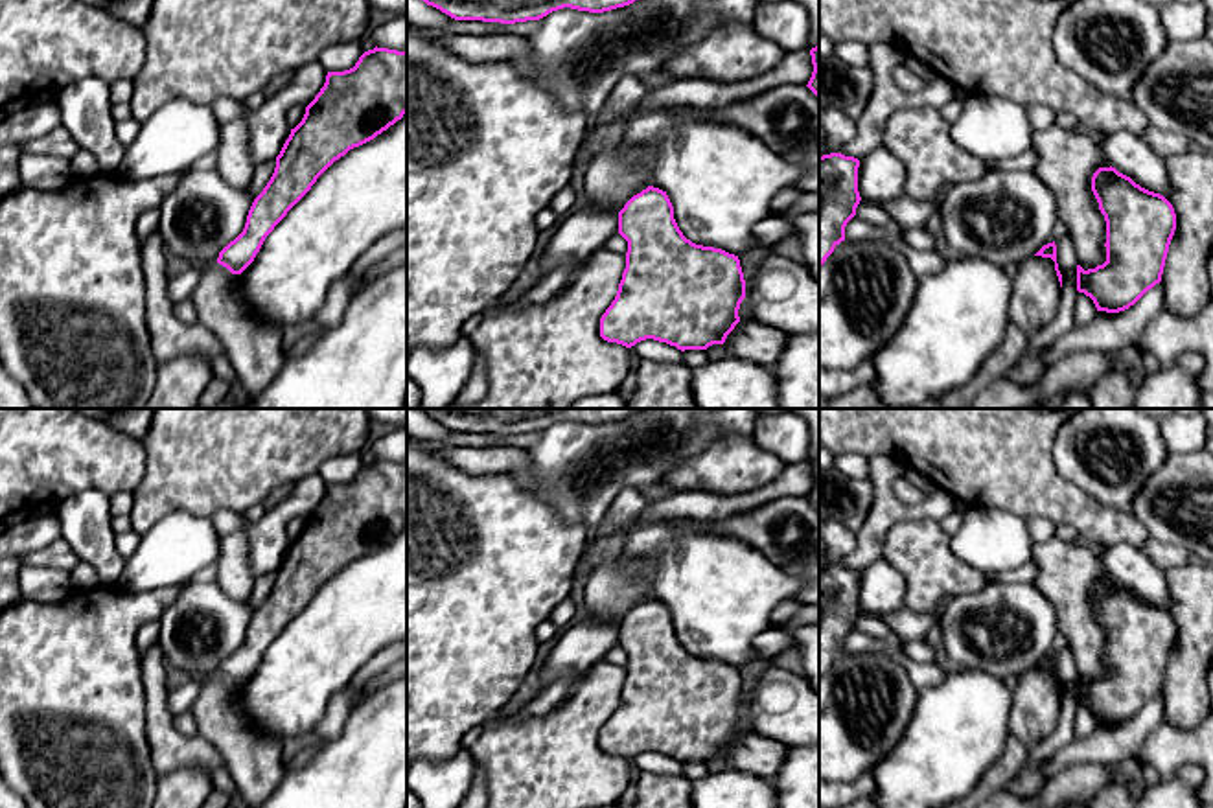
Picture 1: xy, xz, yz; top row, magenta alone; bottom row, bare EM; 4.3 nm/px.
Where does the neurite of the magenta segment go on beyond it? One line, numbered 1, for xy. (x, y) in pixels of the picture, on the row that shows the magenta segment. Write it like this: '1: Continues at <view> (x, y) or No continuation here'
1: No continuation here

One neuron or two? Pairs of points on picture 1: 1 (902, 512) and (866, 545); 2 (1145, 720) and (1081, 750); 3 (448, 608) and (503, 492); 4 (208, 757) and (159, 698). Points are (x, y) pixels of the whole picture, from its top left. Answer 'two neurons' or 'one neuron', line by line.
1: one neuron
2: one neuron
3: one neuron
4: one neuron

